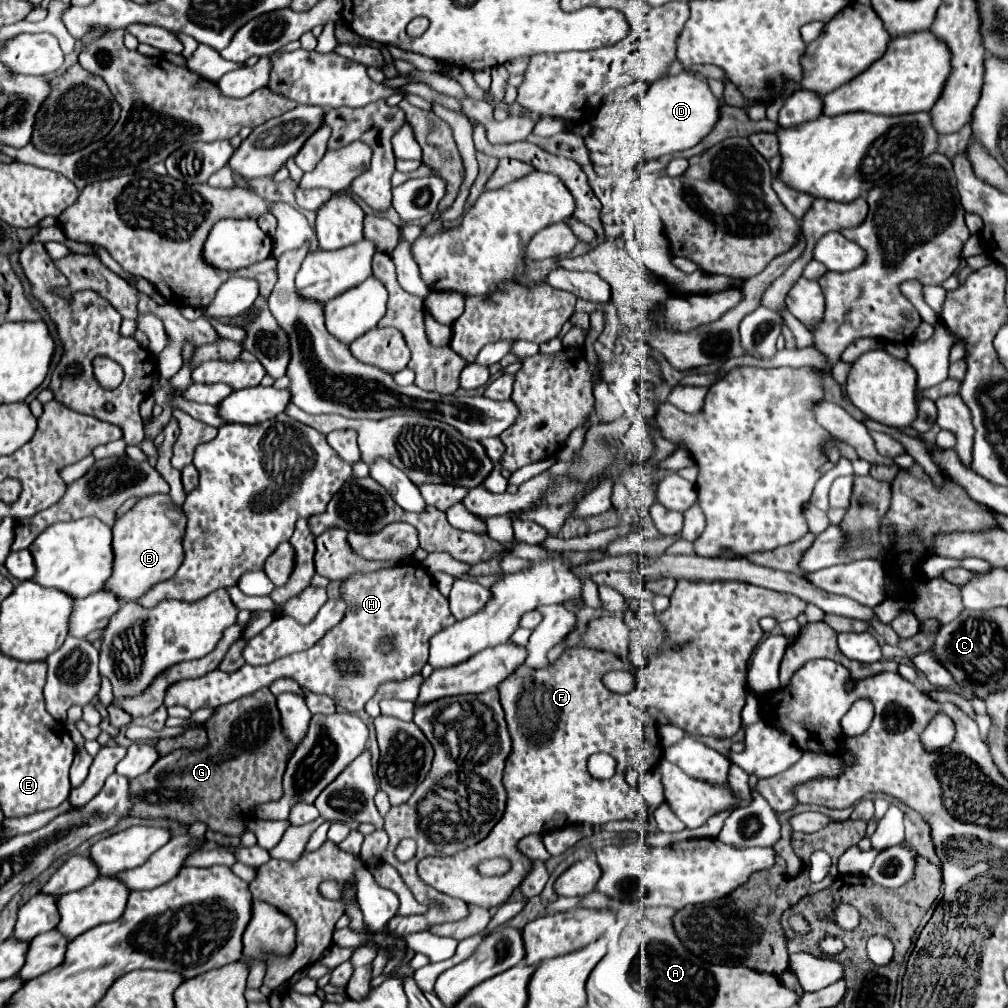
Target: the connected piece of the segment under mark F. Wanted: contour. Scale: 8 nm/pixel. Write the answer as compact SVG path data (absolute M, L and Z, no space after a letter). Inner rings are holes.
M568 647L554 663L548 663L546 667L540 667L540 669L530 669L530 667L526 667L526 665L522 663L520 669L516 669L508 679L504 679L504 681L500 683L500 687L498 687L498 691L500 691L500 703L502 703L502 707L504 707L508 731L510 731L510 737L512 737L512 753L510 753L510 757L506 759L506 769L504 769L504 789L506 789L506 793L508 793L506 811L504 811L502 819L498 821L498 825L494 825L494 829L488 833L488 837L482 839L480 843L476 843L476 845L472 845L472 847L466 847L466 849L462 849L460 853L454 853L454 855L446 855L446 857L426 857L426 859L422 859L422 861L418 863L418 873L420 873L422 881L426 881L426 883L432 885L434 889L438 889L438 891L442 891L442 893L446 893L446 895L450 895L450 897L458 897L458 899L462 899L462 901L466 901L466 903L476 903L476 905L482 905L482 907L488 907L488 909L490 909L490 907L502 905L502 903L510 897L510 893L520 885L524 873L528 871L530 859L524 857L524 855L520 855L520 853L516 851L516 843L518 843L522 837L526 837L526 835L530 835L530 833L546 833L546 831L556 831L556 829L572 827L572 825L576 825L576 823L600 823L600 825L602 825L602 823L608 823L608 821L620 821L623 819L637 819L640 823L646 823L646 821L648 821L648 806L638 789L632 788L627 784L625 775L628 769L636 769L638 773L644 773L644 771L652 771L652 769L656 767L656 763L658 763L658 759L660 759L660 753L656 753L656 749L648 749L648 743L652 741L650 735L654 735L654 729L656 729L656 727L654 727L656 721L652 719L652 723L646 723L646 719L648 719L650 715L648 715L648 711L646 711L648 707L646 707L646 703L644 703L642 709L640 709L640 729L642 729L642 733L636 733L636 725L632 725L632 721L634 721L632 705L630 705L630 695L632 695L632 693L612 693L612 691L602 683L602 677L604 677L608 671L612 671L612 669L632 669L632 663L630 663L630 659L622 659L622 657L618 657L618 655L610 653L610 651L598 651L598 649L588 649L588 647ZM494 857L504 857L504 859L508 859L508 861L510 861L510 871L504 873L502 877L484 877L484 875L480 875L480 873L478 873L478 865L484 863L484 861L488 861L488 859L494 859Z

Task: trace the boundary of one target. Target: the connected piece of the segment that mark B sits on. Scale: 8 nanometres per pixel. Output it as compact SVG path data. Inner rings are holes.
M150 495L140 499L126 515L122 515L112 527L114 539L114 565L112 575L104 583L106 591L112 591L122 603L136 603L154 585L172 577L184 559L182 535L186 529L186 515L172 502L164 502L168 495Z

